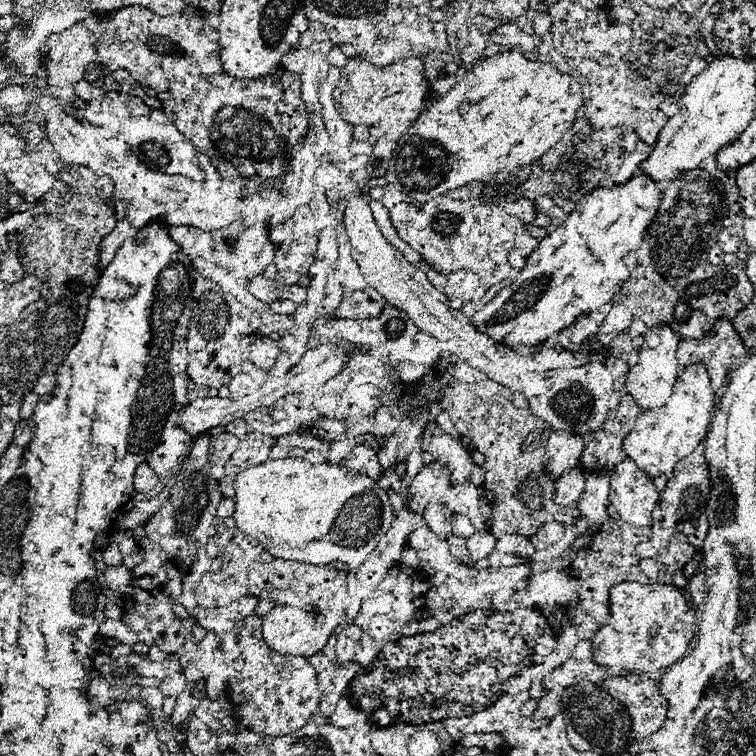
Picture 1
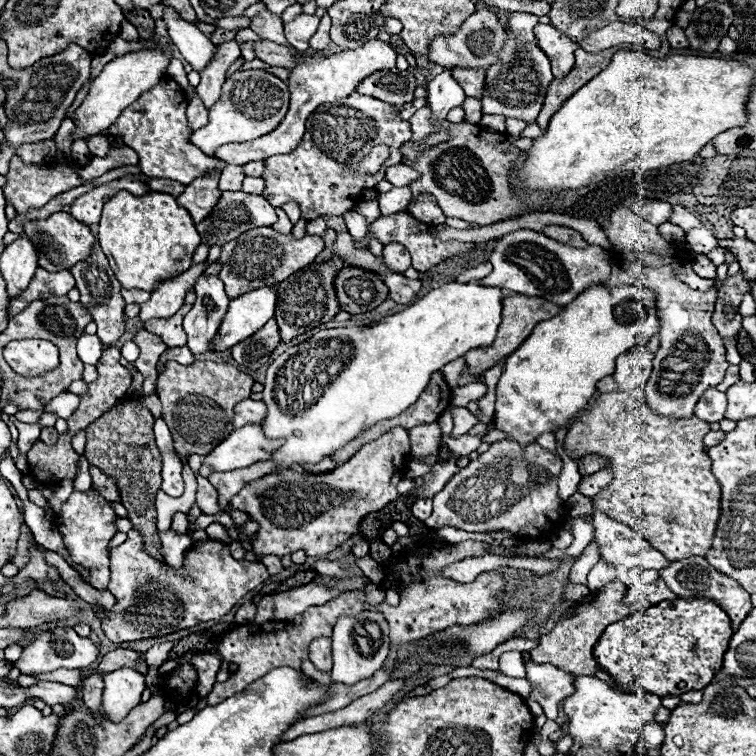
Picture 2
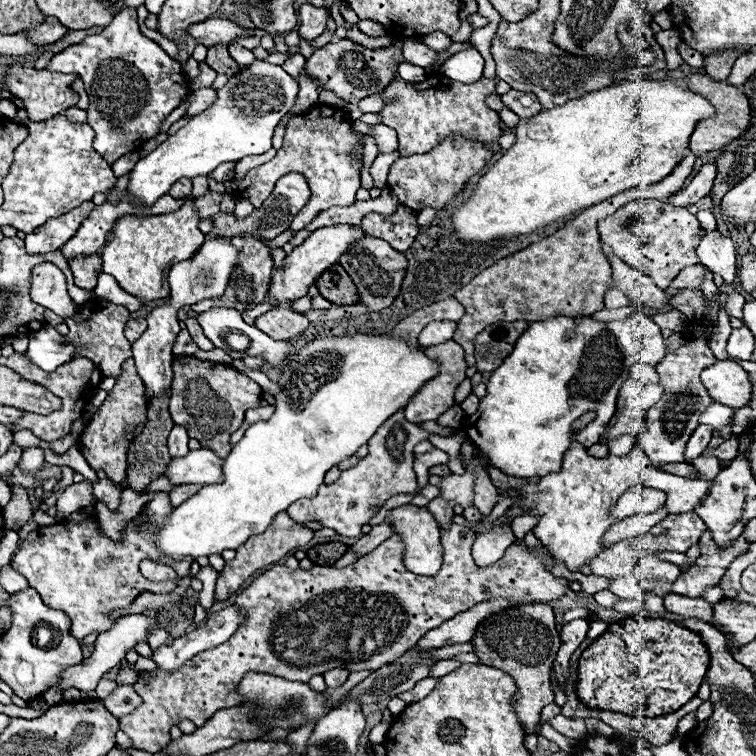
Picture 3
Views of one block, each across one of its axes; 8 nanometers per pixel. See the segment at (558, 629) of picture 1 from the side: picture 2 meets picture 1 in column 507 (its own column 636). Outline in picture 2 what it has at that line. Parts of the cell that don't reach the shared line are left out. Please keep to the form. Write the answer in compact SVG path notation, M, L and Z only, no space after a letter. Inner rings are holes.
M614 580L614 582L610 582L604 590L588 596L588 598L582 600L582 602L578 602L576 614L570 616L570 618L566 618L564 622L560 622L550 634L542 636L542 638L540 638L540 646L534 648L534 650L530 650L530 658L532 658L534 662L554 664L554 666L558 666L560 670L570 672L570 674L588 674L588 676L592 676L596 670L600 670L598 662L596 662L594 656L592 656L592 650L594 650L594 644L598 642L598 638L602 636L602 632L604 632L610 624L626 618L628 614L642 612L642 610L646 610L646 608L650 606L650 602L648 602L644 596L642 596L636 604L624 606L624 604L622 604L624 594L626 594L626 586L624 586L620 580Z

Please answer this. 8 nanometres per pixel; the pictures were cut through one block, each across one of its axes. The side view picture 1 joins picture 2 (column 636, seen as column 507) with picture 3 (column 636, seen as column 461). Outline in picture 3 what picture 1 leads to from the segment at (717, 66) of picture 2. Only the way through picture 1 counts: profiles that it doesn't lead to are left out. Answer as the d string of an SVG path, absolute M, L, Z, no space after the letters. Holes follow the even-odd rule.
M636 78L636 80L626 80L622 84L616 84L616 86L610 86L610 88L604 88L604 90L598 90L598 92L590 92L588 96L580 98L580 100L570 100L568 104L562 104L562 106L556 106L552 110L544 110L540 112L538 116L532 116L530 120L522 120L518 126L516 126L516 142L512 148L506 150L506 154L478 180L478 184L472 188L472 194L468 196L468 200L460 202L454 210L452 210L452 228L454 228L454 234L458 240L462 242L468 242L468 244L478 244L478 242L500 242L500 240L512 240L512 238L518 238L522 234L532 234L536 232L538 228L544 228L556 220L562 220L582 208L588 208L592 204L598 204L598 202L604 202L608 200L610 196L616 196L624 190L632 190L636 186L642 186L642 184L656 184L660 180L664 180L680 162L682 158L686 156L686 150L688 150L688 140L692 136L692 128L694 124L698 124L700 120L704 120L704 116L714 116L714 108L712 104L708 104L708 100L704 100L702 96L694 94L694 92L688 92L680 86L676 86L674 82L648 82L644 78Z

